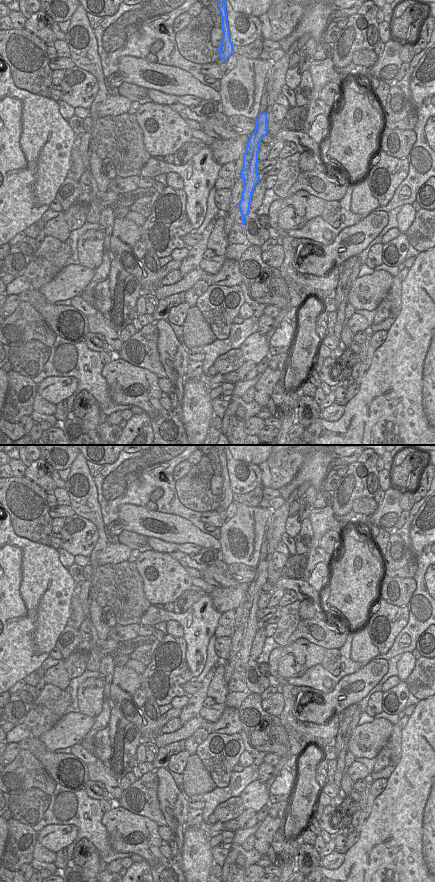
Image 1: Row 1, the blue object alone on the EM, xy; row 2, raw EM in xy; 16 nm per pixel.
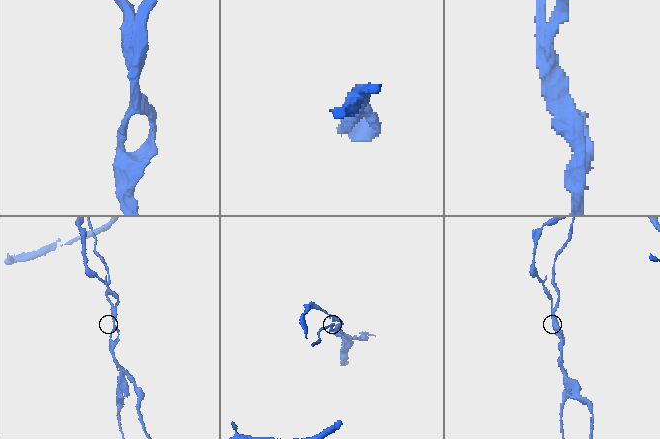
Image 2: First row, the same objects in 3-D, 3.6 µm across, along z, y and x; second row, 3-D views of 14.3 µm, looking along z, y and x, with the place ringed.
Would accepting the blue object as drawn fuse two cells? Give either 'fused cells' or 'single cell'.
fused cells

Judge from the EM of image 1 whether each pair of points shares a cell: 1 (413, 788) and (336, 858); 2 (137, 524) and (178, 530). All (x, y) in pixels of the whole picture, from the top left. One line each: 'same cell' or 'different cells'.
1: different cells
2: same cell

